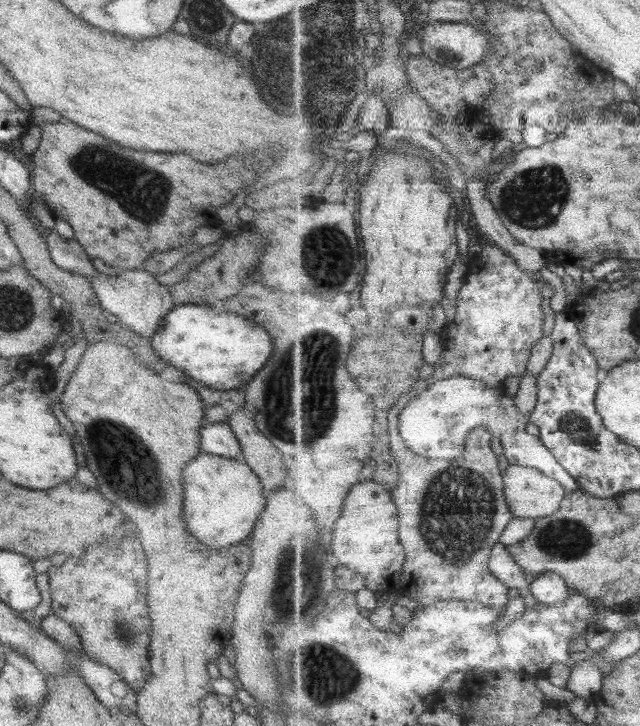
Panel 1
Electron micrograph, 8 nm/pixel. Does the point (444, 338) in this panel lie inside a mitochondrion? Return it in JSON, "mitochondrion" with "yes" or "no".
{"mitochondrion":"no"}

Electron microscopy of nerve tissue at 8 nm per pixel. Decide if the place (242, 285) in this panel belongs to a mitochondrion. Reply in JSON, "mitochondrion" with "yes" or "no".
{"mitochondrion":"no"}

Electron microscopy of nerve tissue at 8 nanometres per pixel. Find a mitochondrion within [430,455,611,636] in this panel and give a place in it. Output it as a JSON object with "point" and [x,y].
{"point":[568,538]}

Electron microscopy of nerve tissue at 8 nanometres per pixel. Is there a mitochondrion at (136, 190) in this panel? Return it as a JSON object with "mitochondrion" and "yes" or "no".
{"mitochondrion":"yes"}

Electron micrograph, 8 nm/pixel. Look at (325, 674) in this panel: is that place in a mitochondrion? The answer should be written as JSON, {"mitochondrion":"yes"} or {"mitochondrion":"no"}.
{"mitochondrion":"yes"}

